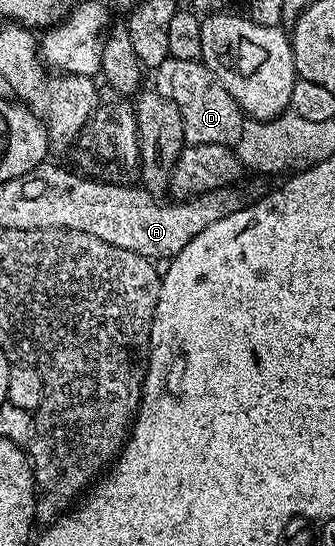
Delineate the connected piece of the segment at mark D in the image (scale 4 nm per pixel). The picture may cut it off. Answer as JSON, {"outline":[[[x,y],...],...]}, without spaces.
{"outline":[[[167,58],[161,66],[155,67],[156,82],[154,88],[166,100],[170,100],[182,112],[185,143],[218,144],[229,148],[235,147],[242,136],[246,115],[240,105],[230,96],[227,88],[219,82],[203,61],[178,60]]]}

